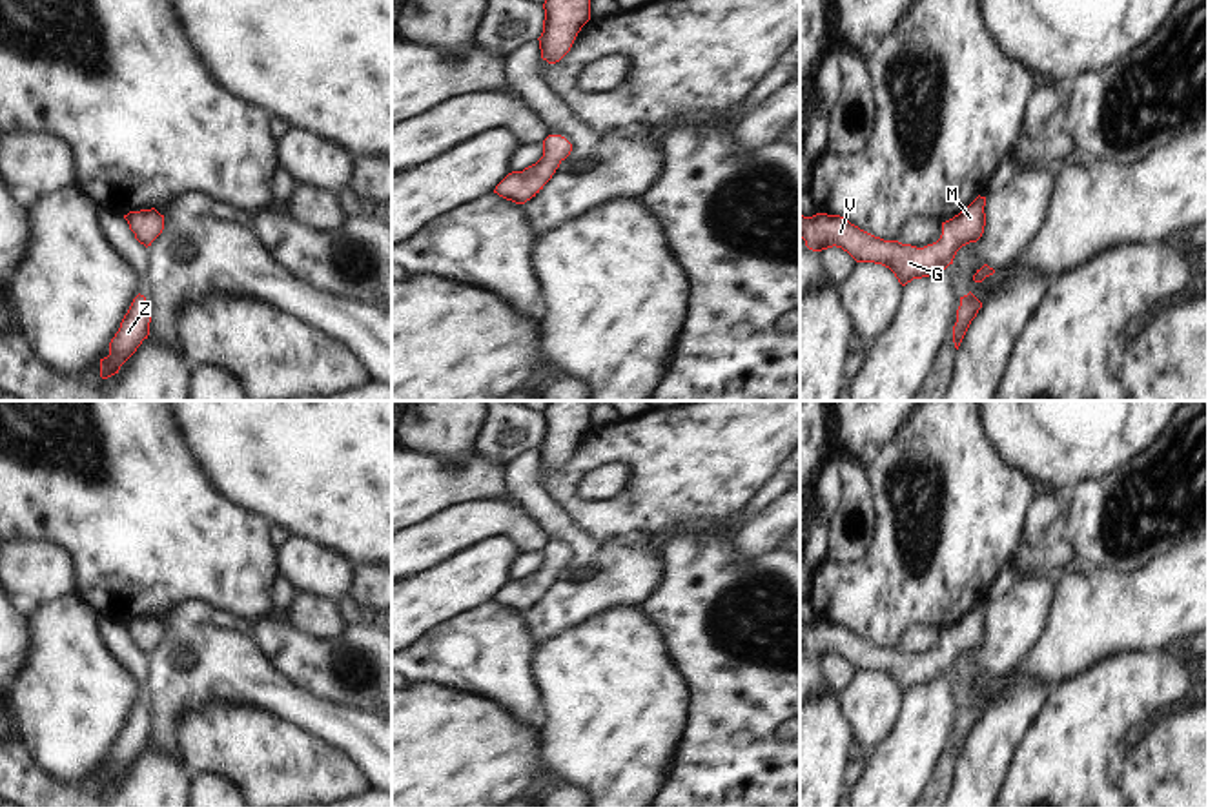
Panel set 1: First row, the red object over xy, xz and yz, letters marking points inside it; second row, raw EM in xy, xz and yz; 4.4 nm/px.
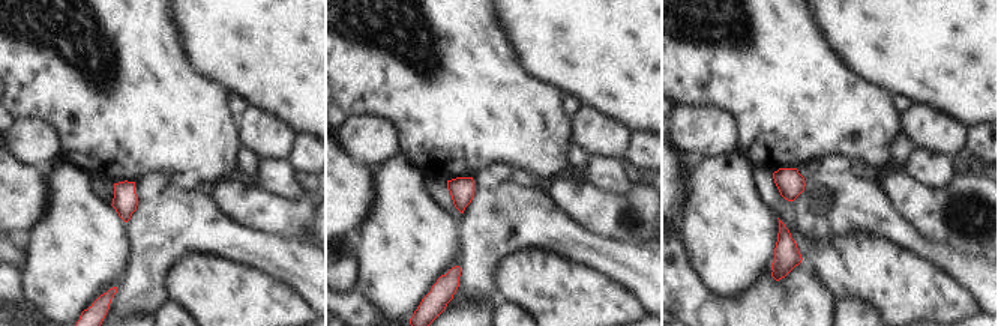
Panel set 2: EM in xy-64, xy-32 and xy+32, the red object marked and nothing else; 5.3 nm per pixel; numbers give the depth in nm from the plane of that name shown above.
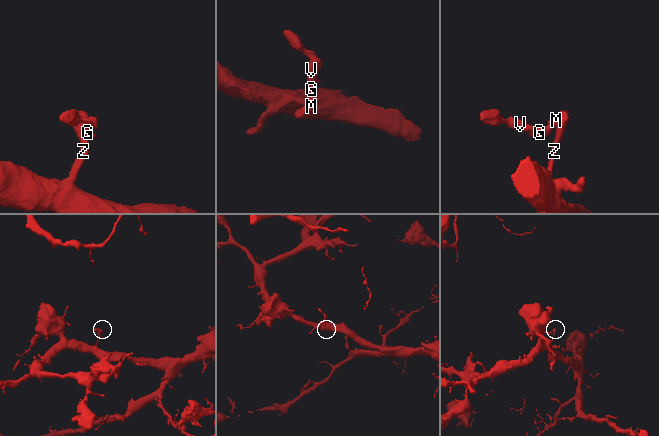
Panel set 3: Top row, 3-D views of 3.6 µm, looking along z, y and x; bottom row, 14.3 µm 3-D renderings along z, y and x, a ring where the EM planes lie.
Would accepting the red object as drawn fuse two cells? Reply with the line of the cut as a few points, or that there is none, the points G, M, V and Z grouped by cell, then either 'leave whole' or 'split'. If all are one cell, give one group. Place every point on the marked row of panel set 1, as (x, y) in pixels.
no cut | G M V Z | leave whole

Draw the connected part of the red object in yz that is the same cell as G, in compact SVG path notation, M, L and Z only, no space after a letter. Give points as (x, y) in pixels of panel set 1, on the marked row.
M977 197L953 219L942 222L942 235L937 242L924 248L902 244L898 240L884 240L840 215L816 213L813 217L800 215L800 237L813 251L827 248L842 248L856 262L875 262L889 268L898 282L906 286L913 279L929 277L953 264L957 251L977 242L986 226L986 197Z

